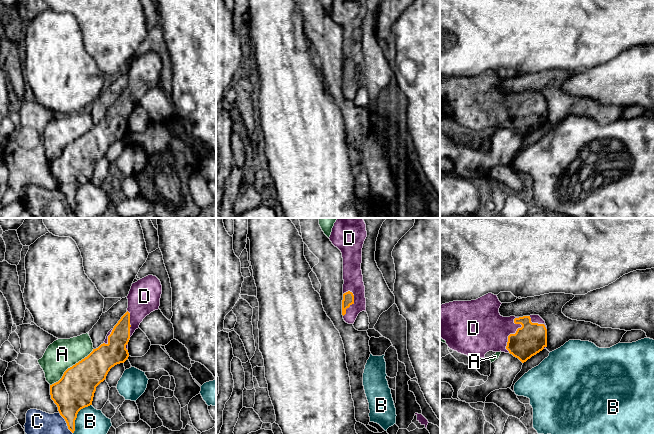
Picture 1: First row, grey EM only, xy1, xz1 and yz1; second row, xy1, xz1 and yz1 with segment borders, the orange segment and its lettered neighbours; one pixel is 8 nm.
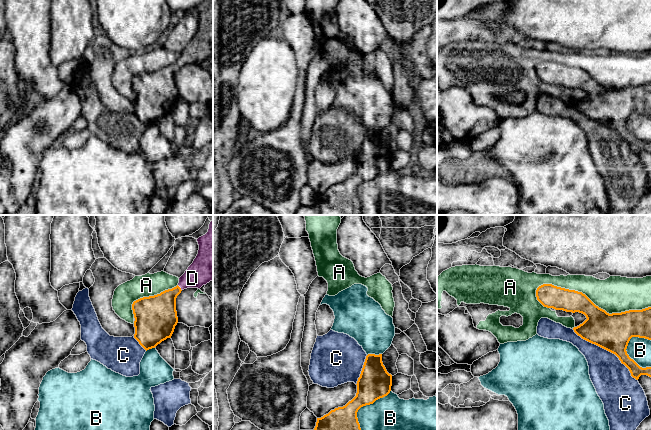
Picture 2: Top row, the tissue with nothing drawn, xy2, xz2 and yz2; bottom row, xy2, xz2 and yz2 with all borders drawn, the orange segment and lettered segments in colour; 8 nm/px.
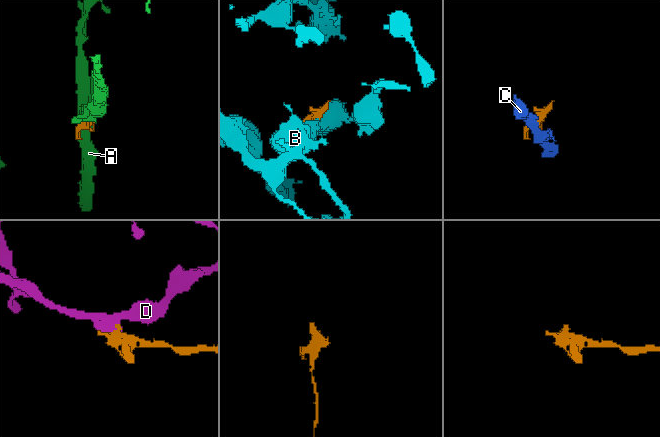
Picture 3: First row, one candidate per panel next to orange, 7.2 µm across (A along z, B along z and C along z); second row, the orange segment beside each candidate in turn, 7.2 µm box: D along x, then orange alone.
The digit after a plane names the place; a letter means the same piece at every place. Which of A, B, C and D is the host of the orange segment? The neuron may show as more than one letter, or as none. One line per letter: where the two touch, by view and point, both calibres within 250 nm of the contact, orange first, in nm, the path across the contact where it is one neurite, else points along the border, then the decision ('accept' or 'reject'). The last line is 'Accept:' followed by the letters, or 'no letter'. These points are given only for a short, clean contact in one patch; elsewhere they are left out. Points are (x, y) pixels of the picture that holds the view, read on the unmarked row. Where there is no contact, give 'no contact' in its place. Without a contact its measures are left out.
A: yz2 (592, 78) | 280/300 nm | reject
B: xz2 (360, 183) | 340/400 nm | reject
C: yz2 (606, 125) | 300/300 nm | reject
D: yz1 (516, 108) | 240/340 nm | accept
Accept: D

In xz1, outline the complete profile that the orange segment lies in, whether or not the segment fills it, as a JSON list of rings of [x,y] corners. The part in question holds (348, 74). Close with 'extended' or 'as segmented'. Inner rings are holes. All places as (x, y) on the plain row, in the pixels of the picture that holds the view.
[[[334,0],[329,13],[332,20],[342,29],[344,56],[342,91],[348,100],[354,100],[358,90],[362,87],[366,88],[365,62],[361,46],[362,24],[366,13],[366,0]]] | extended

